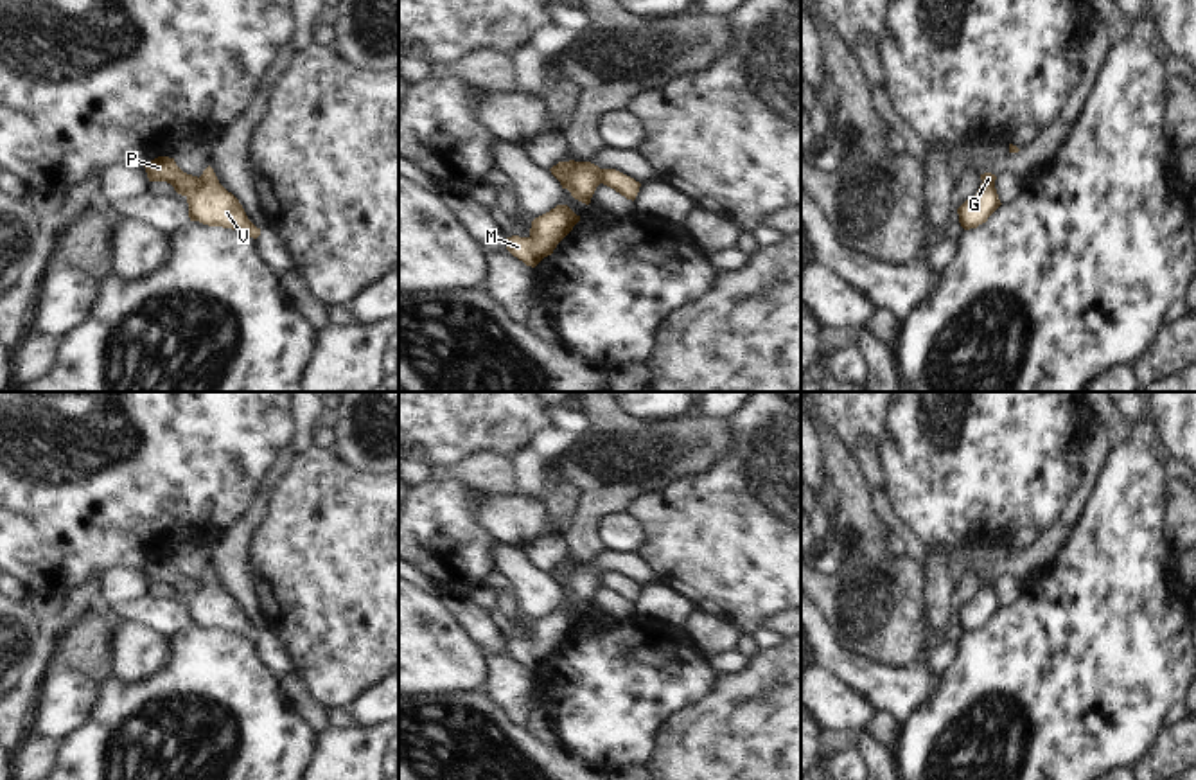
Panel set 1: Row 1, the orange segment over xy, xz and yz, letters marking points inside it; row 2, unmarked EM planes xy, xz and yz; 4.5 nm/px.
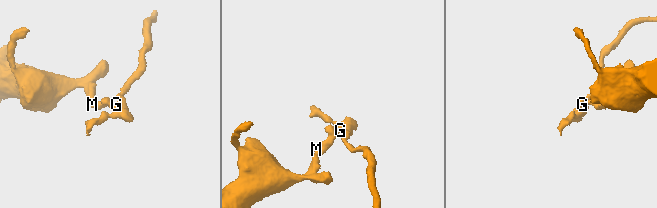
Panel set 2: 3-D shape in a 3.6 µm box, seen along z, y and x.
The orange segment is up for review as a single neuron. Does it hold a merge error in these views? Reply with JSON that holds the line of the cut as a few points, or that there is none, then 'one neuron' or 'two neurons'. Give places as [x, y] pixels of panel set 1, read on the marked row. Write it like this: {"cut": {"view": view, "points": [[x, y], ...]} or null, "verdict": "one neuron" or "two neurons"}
{"cut": {"view": "xy", "points": [[200, 178], [200, 184], [187, 196]]}, "verdict": "two neurons"}

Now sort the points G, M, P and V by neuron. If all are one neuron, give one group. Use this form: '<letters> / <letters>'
G V / M P

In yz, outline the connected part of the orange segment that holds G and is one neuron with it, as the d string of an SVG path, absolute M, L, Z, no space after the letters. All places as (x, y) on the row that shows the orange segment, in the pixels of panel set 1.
M991 173L981 174L981 187L972 199L966 199L959 208L959 223L964 230L977 228L1002 205L995 189L997 176Z

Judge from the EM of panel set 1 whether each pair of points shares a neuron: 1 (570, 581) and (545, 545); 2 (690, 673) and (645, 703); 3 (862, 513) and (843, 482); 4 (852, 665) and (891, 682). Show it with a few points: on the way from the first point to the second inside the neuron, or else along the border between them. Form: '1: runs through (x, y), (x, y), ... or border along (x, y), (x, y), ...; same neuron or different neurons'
1: border along (561, 563), (550, 572); different neurons
2: runs through (679, 674), (674, 674), (656, 692); same neuron
3: runs through (857, 505), (855, 495), (850, 489); same neuron
4: runs through (861, 673), (882, 682); same neuron

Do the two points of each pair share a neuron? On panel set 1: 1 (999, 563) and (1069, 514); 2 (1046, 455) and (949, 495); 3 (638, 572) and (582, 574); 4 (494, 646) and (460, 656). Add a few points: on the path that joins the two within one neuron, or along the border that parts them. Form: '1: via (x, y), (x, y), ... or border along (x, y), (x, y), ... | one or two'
1: via (1019, 563), (1028, 563), (1056, 534) | one
2: via (1022, 455), (988, 455), (972, 471) | one
3: via (624, 563), (602, 563), (597, 568) | one
4: border along (455, 617), (483, 653) | two

